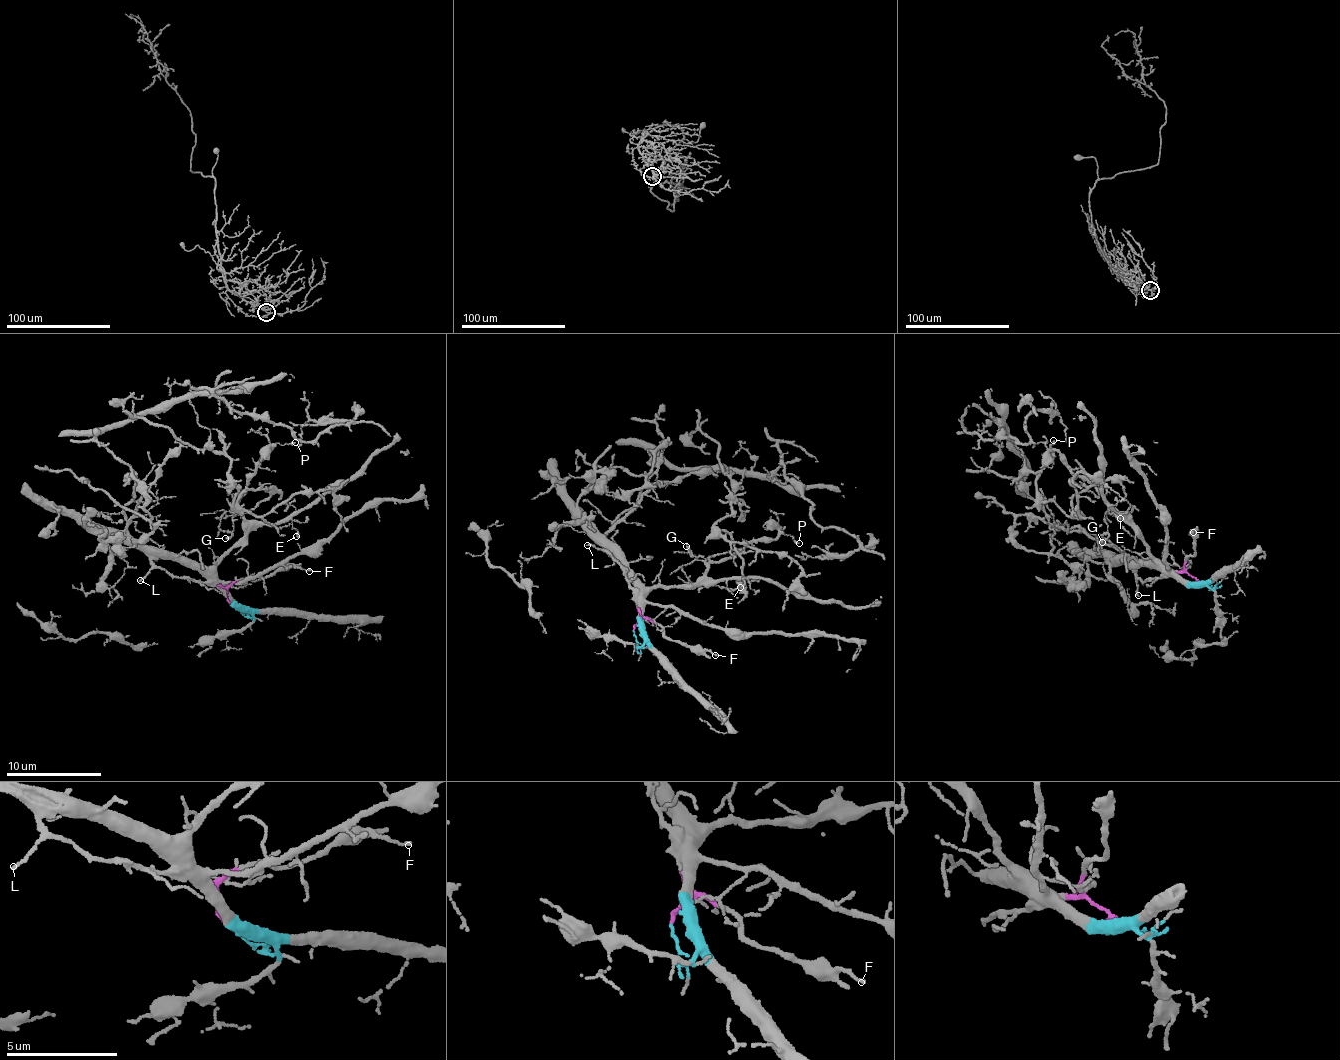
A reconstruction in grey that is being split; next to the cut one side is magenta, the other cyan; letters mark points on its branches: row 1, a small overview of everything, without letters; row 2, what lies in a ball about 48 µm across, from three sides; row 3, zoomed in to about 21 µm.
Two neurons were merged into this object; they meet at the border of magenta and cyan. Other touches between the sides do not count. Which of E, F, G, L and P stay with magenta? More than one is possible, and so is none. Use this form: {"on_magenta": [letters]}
{"on_magenta": ["F", "L"]}

